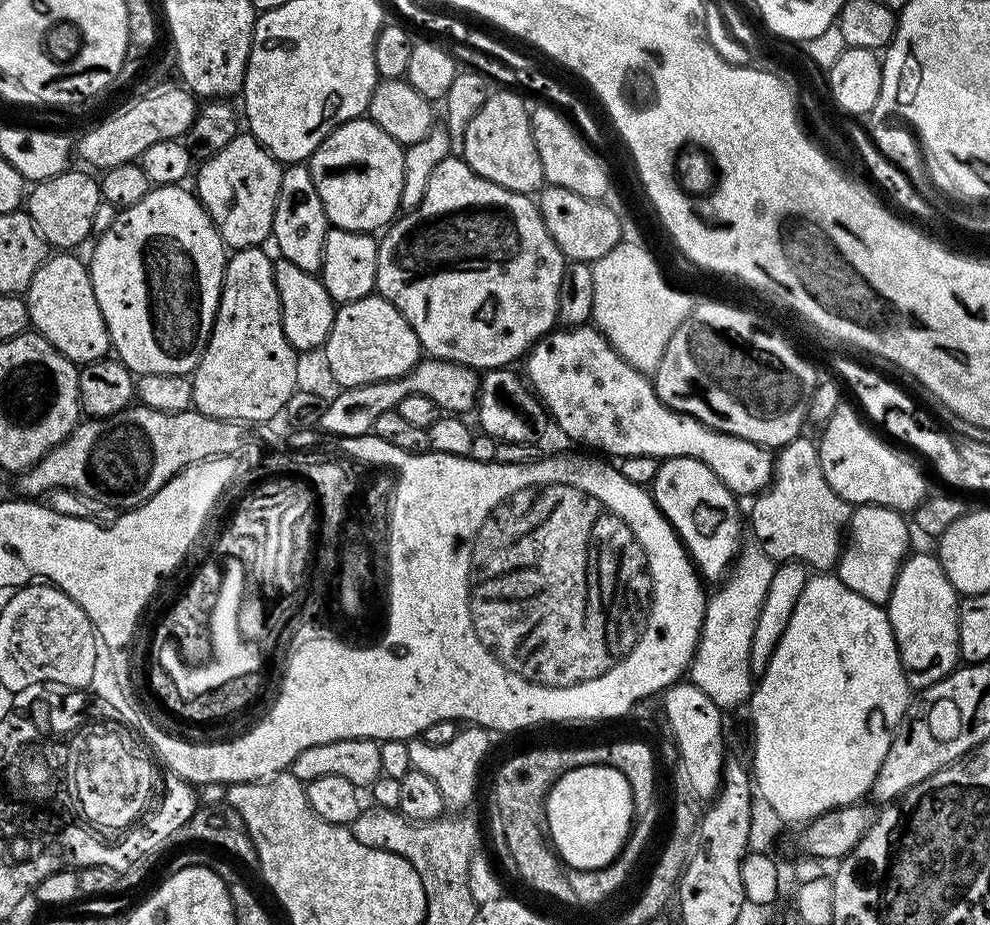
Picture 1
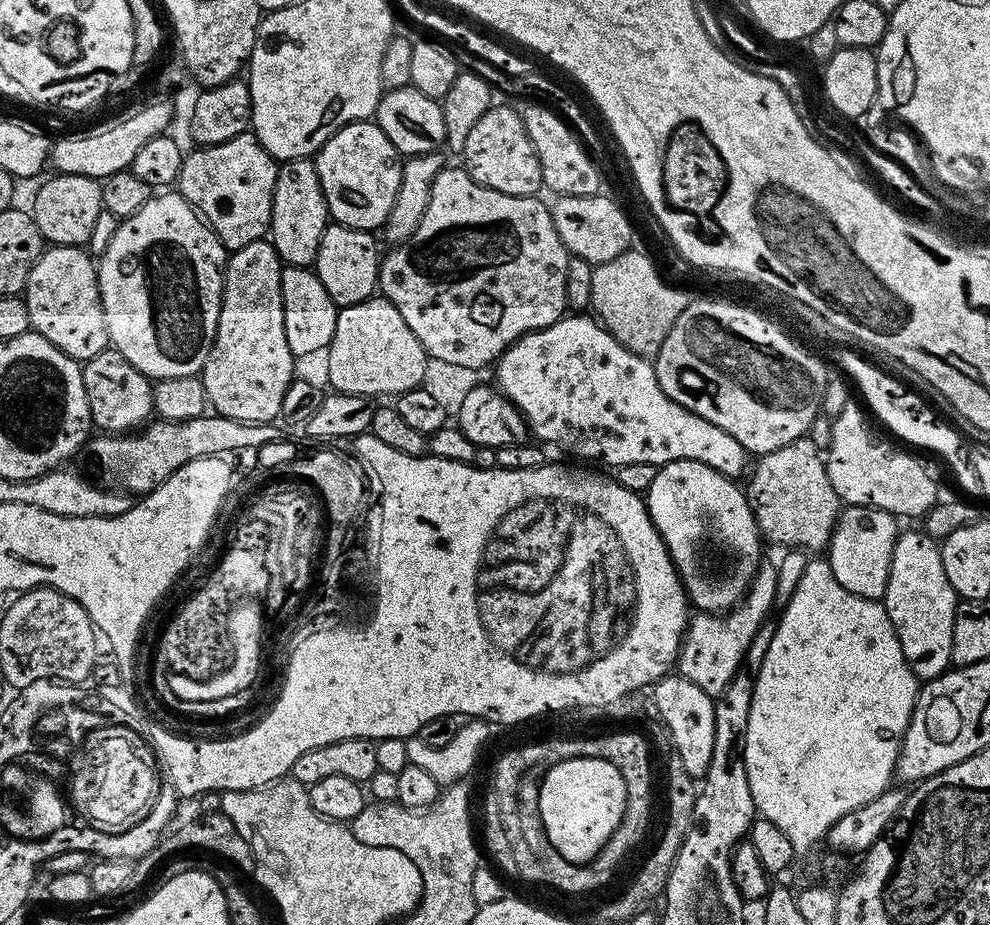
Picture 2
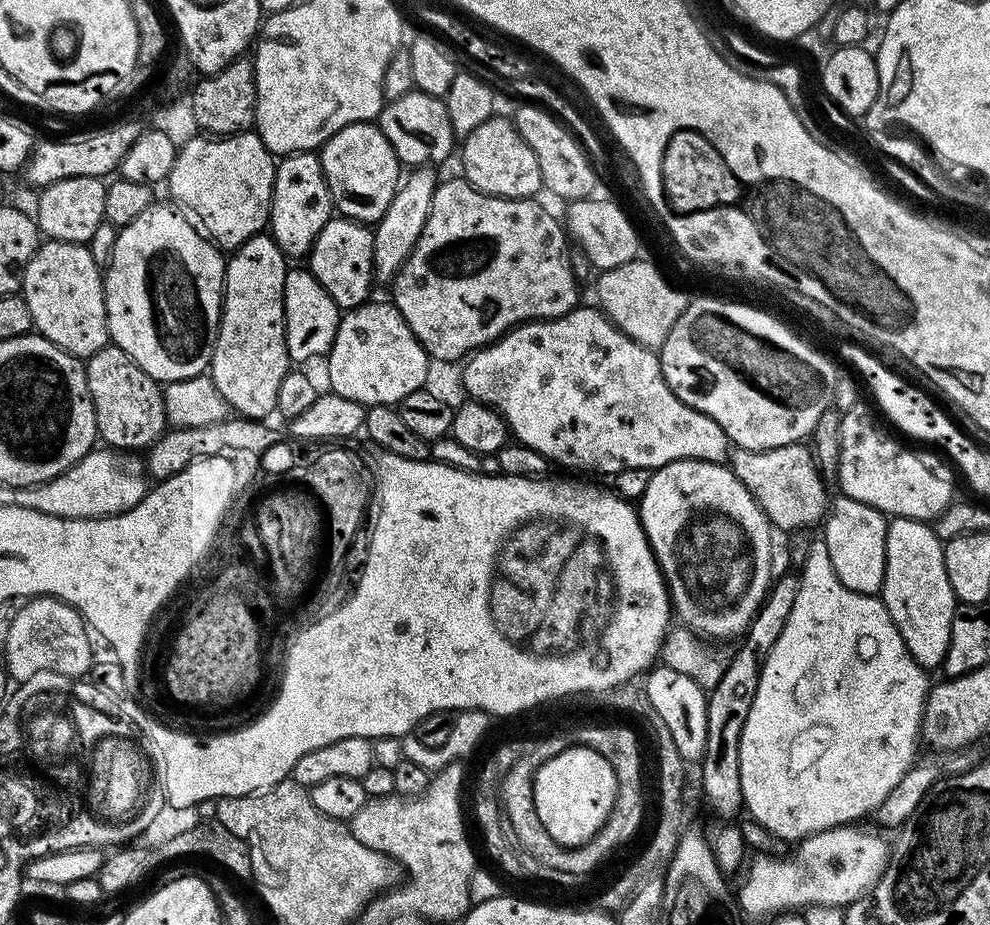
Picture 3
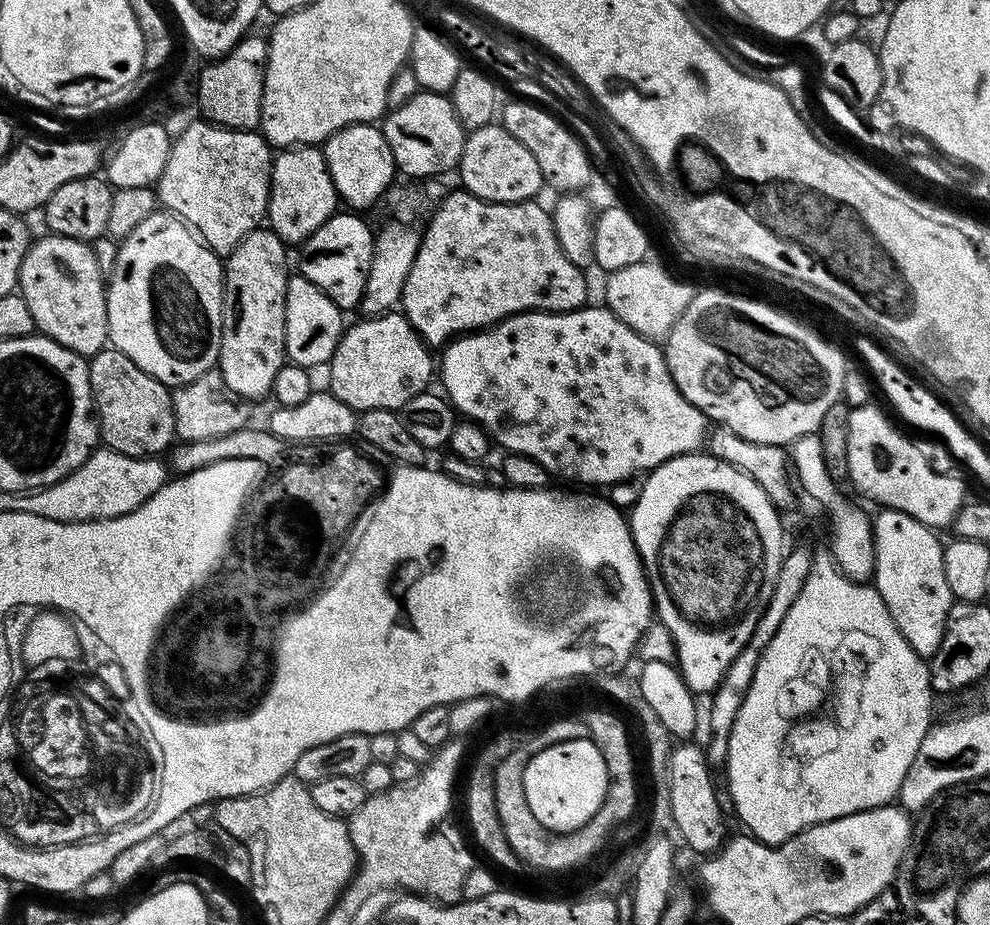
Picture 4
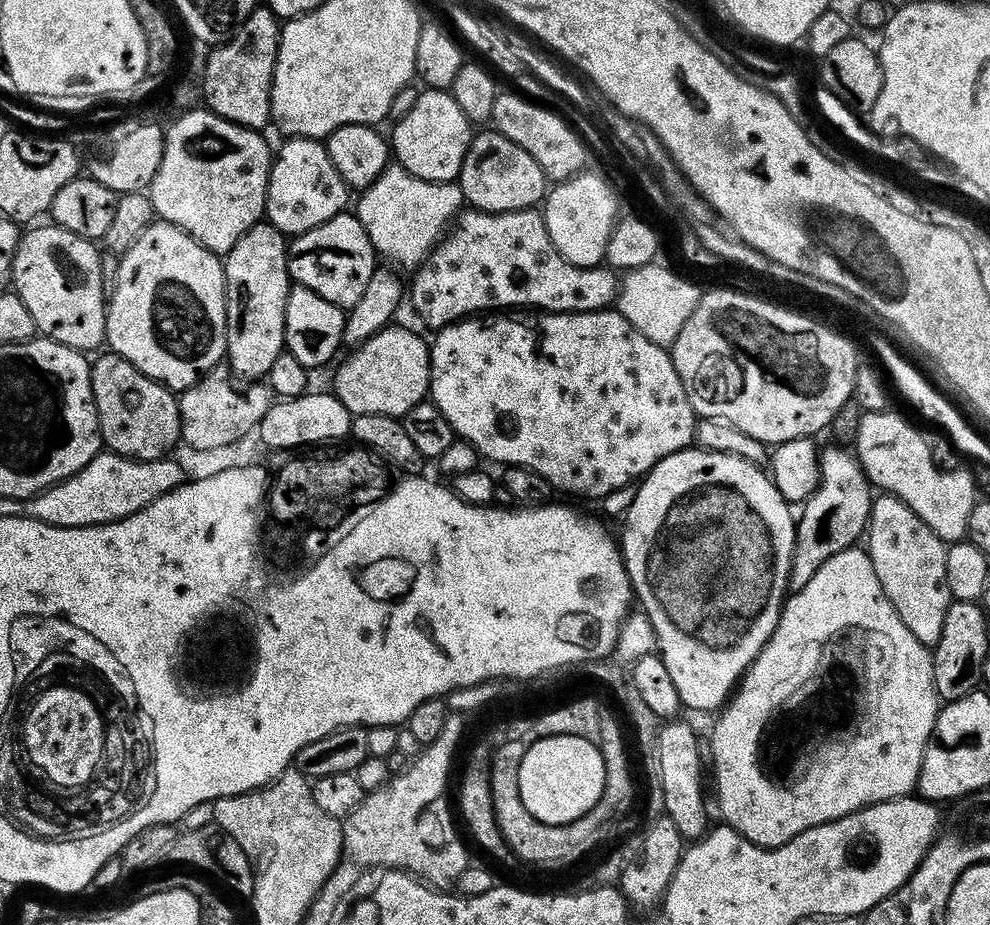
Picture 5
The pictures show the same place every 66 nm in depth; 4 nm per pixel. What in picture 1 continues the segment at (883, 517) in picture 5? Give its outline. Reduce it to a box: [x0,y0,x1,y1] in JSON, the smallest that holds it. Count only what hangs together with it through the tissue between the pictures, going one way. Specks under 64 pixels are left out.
[886,551,961,690]

